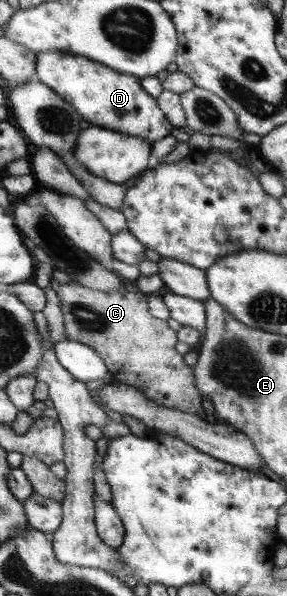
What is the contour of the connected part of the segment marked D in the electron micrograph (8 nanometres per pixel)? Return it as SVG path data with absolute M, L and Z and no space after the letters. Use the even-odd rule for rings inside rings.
M53 50L36 54L35 76L46 83L53 92L57 92L71 107L82 116L84 124L110 128L125 135L147 139L151 143L173 134L178 142L190 142L190 135L180 127L171 131L171 123L159 108L157 100L142 87L140 77L129 75L106 64L87 59L86 56Z

